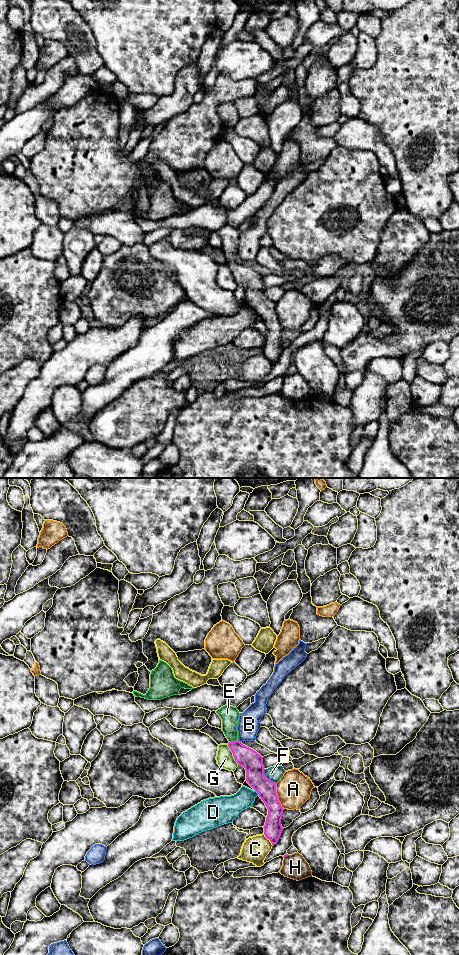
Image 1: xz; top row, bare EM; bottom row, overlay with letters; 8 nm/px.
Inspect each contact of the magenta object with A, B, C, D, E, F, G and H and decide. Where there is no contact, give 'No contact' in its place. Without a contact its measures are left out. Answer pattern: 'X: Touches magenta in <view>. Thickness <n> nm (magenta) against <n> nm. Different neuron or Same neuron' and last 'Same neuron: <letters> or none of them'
A: Touches magenta in xz. Thickness 160 nm (magenta) against 280 nm. Different neuron
B: Touches magenta in xz. Thickness 160 nm (magenta) against 180 nm. Different neuron
C: Touches magenta in xz. Thickness 140 nm (magenta) against 200 nm. Different neuron
D: Touches magenta in xz. Thickness 160 nm (magenta) against 180 nm. Different neuron
E: Touches magenta in xz. Thickness 160 nm (magenta) against 140 nm. Same neuron
F: Touches magenta in xz. Thickness 160 nm (magenta) against 120 nm. Different neuron
G: Touches magenta in xz. Thickness 160 nm (magenta) against 140 nm. Different neuron
H: Touches magenta in xz. Thickness 20 nm (magenta) against 190 nm. Different neuron
Same neuron: E

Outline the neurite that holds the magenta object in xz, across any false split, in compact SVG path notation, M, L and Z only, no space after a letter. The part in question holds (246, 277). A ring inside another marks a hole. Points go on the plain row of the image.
M225 225L216 233L222 239L222 251L228 259L228 267L233 273L238 286L246 290L247 303L258 313L268 329L264 345L264 355L272 365L277 364L283 347L281 345L283 327L276 313L276 303L264 294L263 277L238 260L238 240L240 233L236 227Z

